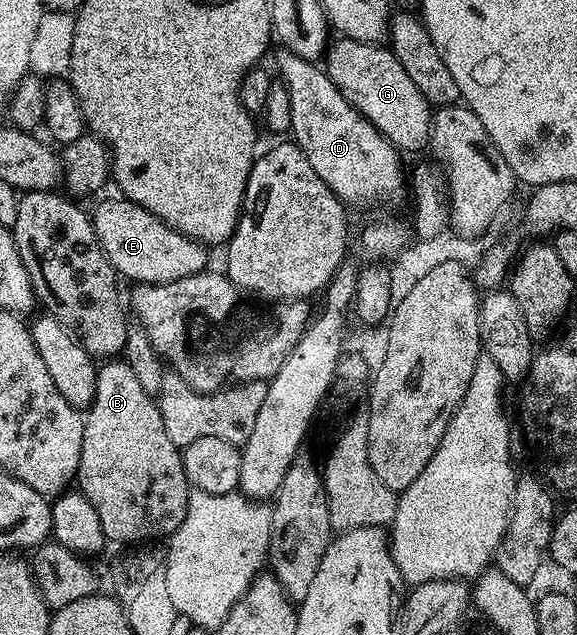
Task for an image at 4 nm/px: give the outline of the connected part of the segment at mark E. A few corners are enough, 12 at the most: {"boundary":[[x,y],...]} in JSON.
{"boundary":[[132,199],[92,208],[118,276],[170,283],[206,270],[206,244]]}

